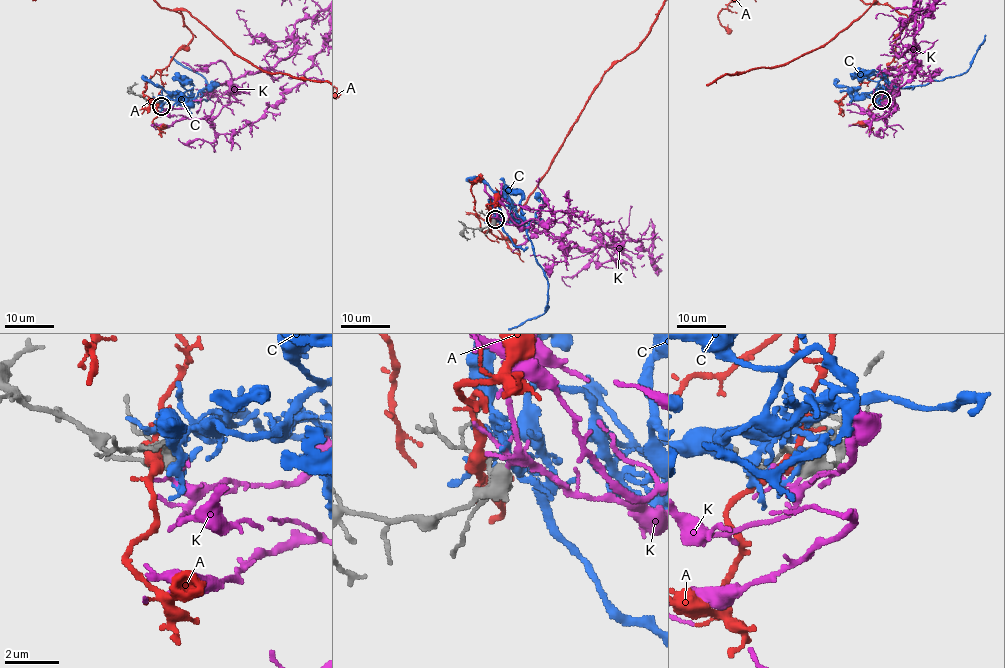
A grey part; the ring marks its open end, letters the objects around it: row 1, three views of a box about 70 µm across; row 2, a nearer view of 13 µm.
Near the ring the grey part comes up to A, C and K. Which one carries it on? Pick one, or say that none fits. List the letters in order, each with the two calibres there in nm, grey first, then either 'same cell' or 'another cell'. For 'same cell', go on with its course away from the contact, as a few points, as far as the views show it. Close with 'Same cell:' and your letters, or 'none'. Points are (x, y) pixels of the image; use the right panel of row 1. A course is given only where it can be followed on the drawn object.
A: 200/320 nm | another cell
C: 380/280 nm | another cell
K: 360/220 nm | same cell
Same cell: K

